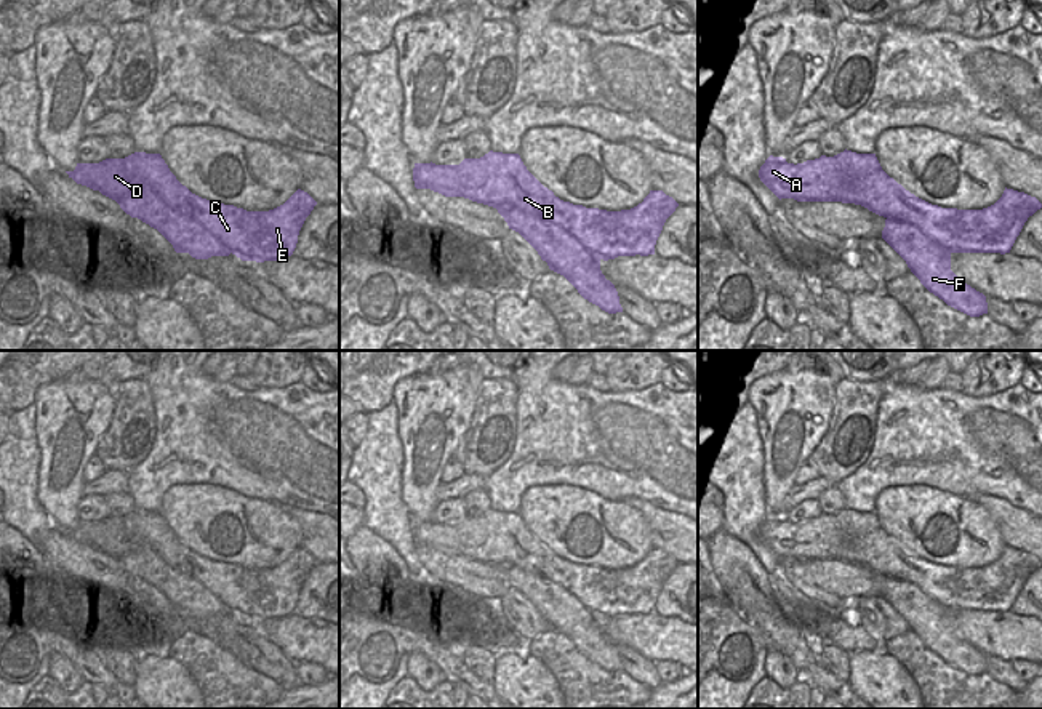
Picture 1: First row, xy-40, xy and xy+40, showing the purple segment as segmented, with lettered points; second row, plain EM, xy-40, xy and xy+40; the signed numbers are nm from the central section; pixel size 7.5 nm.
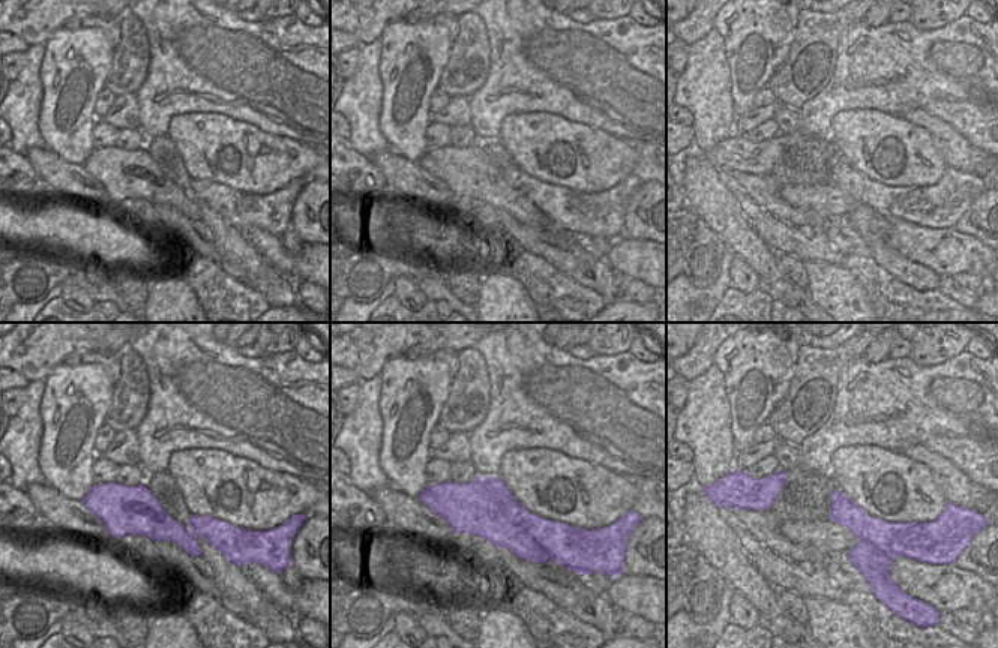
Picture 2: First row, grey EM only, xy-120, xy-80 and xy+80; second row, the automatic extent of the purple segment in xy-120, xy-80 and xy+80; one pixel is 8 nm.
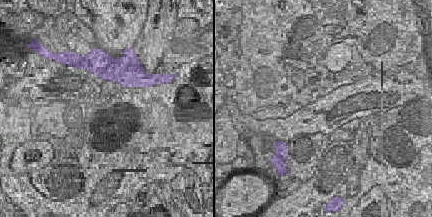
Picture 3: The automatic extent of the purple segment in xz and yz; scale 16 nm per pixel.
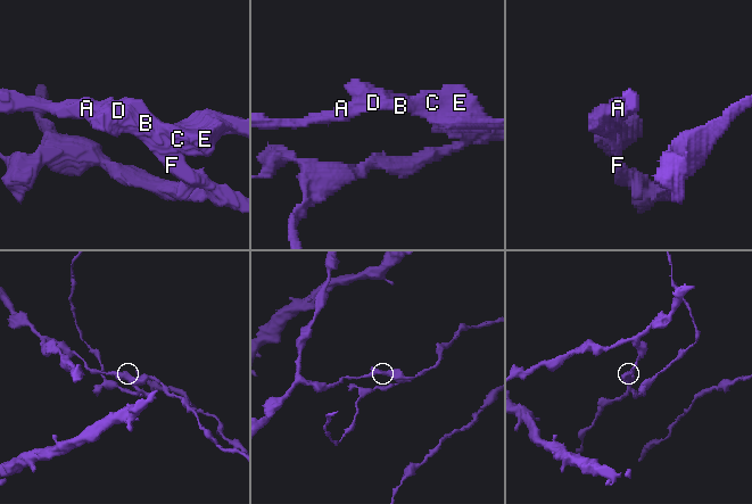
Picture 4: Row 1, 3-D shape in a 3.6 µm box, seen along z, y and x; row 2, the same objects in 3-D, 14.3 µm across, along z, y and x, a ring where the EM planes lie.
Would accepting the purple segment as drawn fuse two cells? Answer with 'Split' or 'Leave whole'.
Split.

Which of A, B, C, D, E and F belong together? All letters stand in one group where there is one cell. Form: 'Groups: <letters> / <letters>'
Groups: A B C D E / F.

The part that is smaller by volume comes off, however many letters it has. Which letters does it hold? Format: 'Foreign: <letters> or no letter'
Foreign: F

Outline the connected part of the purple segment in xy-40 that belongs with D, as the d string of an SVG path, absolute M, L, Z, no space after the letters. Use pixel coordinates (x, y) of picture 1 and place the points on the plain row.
M134 511L125 517L77 522L74 530L66 531L77 543L115 560L136 549L154 549L171 568L192 576L242 619L264 621L291 615L299 589L317 563L301 547L269 570L213 562L182 544L160 512Z

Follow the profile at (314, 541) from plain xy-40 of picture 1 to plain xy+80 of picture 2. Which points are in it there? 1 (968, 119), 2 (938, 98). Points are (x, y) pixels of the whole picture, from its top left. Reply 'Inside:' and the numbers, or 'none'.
Inside: none

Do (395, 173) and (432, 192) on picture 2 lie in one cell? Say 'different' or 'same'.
same

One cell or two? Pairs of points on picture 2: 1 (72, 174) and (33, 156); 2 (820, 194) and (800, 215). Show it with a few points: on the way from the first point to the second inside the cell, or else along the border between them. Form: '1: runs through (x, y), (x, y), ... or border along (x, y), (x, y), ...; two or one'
1: runs through (63, 174), (57, 174), (42, 159); one
2: border along (779, 188), (785, 201), (824, 218); two

